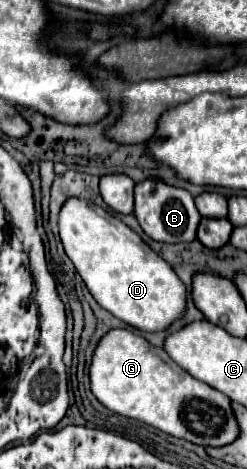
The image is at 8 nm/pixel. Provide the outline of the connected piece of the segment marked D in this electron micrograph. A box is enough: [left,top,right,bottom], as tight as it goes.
[58,198,186,332]

